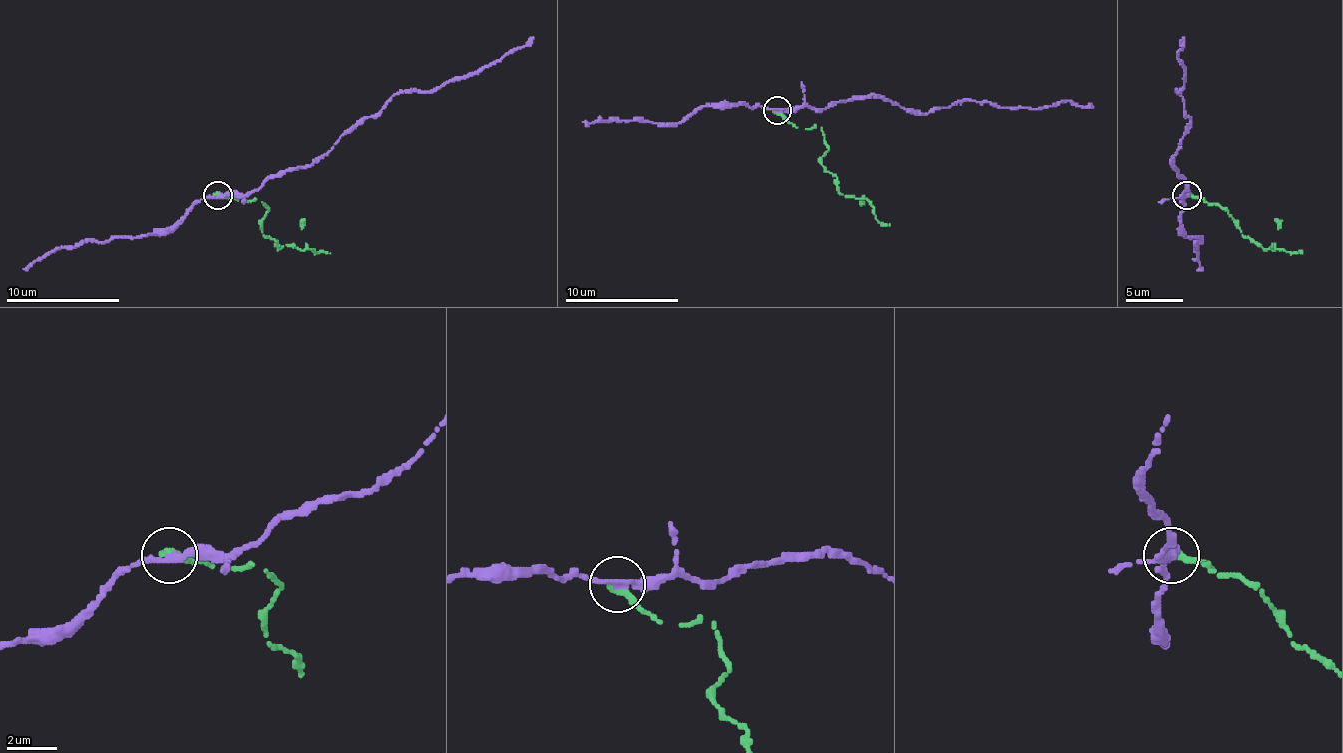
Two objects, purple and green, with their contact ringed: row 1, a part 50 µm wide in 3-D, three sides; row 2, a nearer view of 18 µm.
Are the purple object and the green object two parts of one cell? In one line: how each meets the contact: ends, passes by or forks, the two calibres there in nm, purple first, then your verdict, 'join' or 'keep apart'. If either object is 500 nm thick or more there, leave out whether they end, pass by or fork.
purple passes by | green ends | 280/320 nm | keep apart

